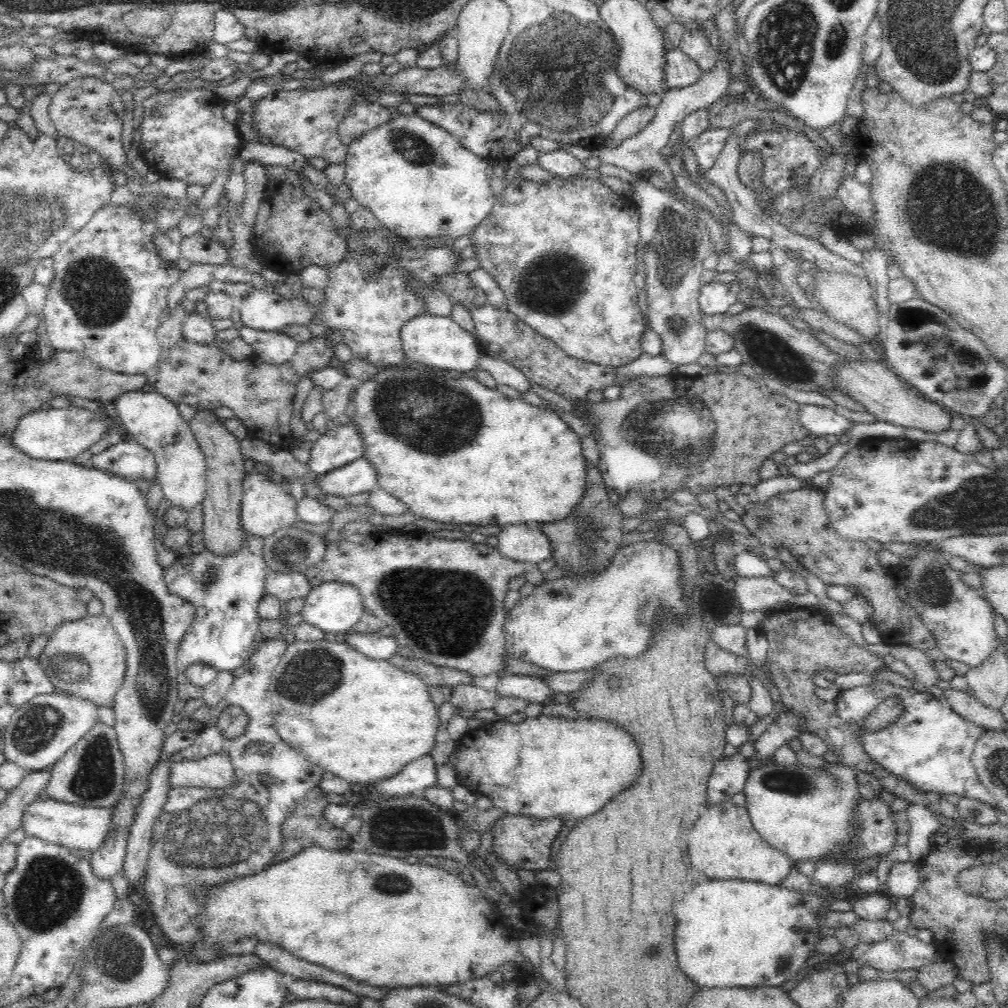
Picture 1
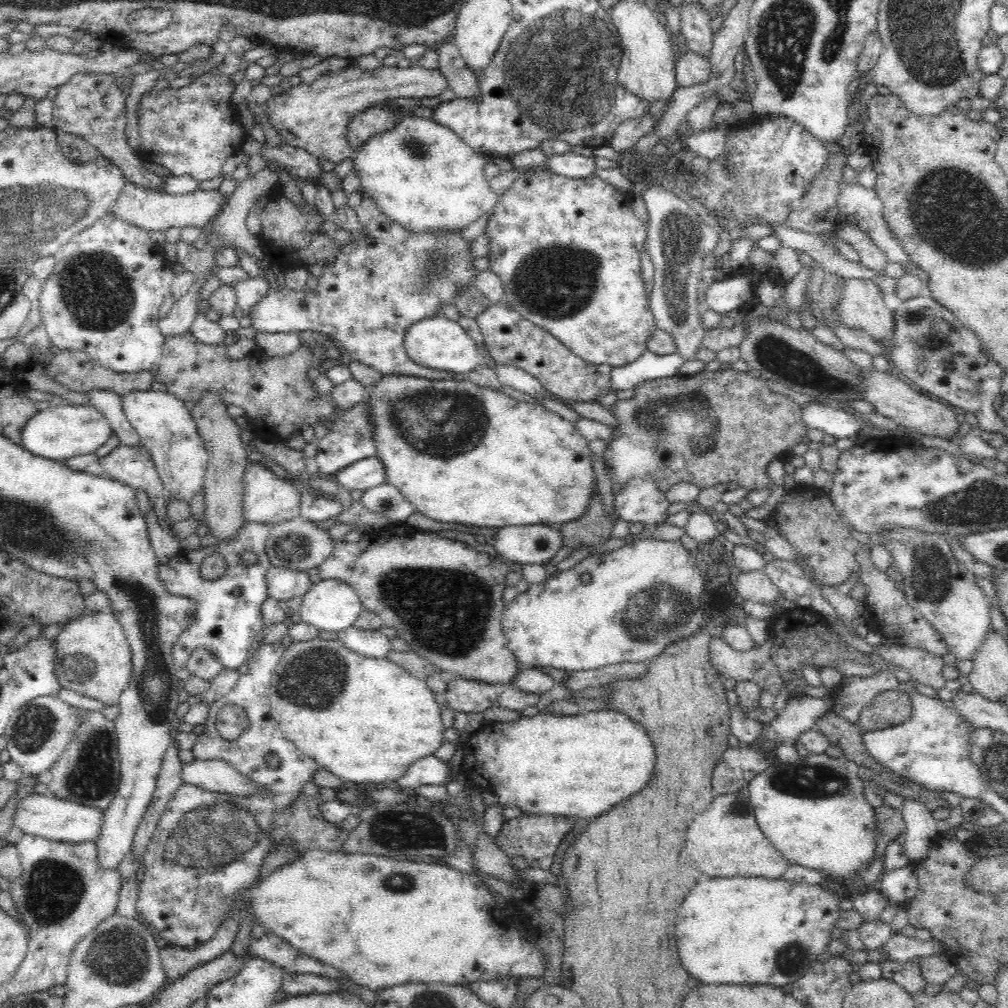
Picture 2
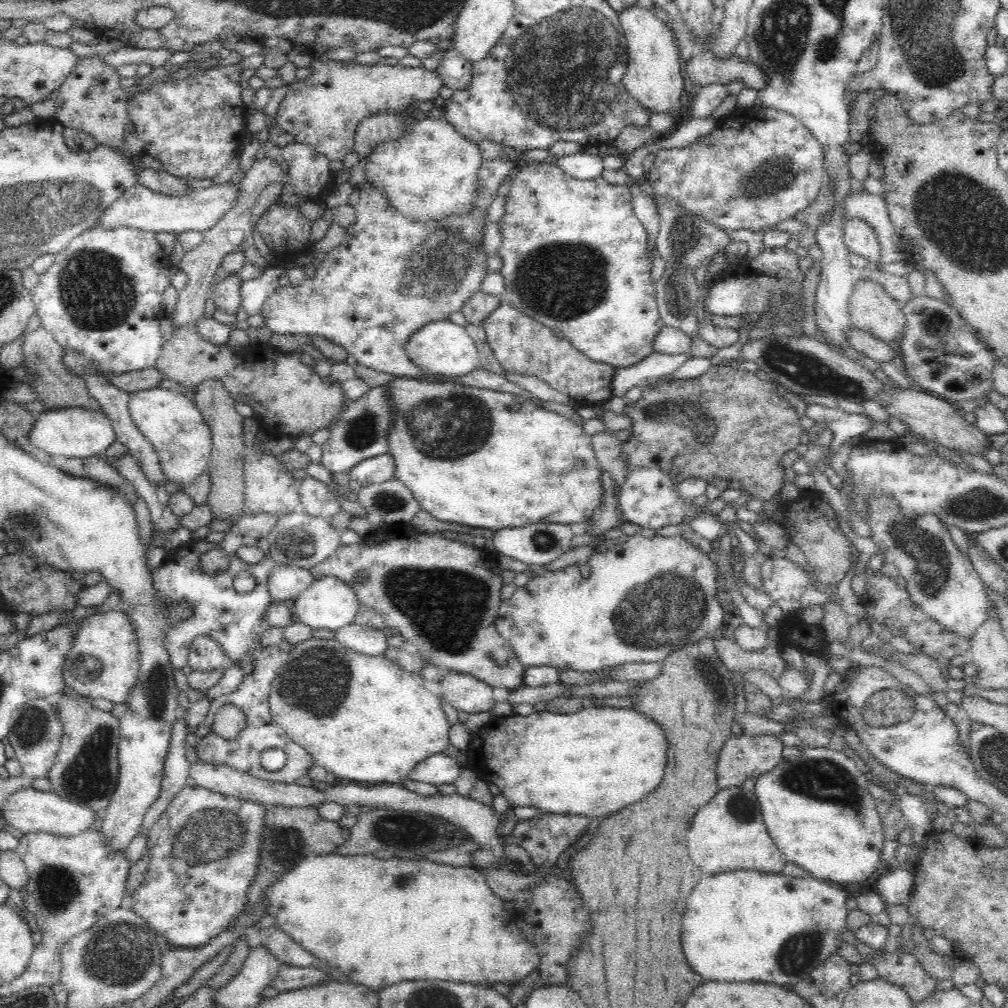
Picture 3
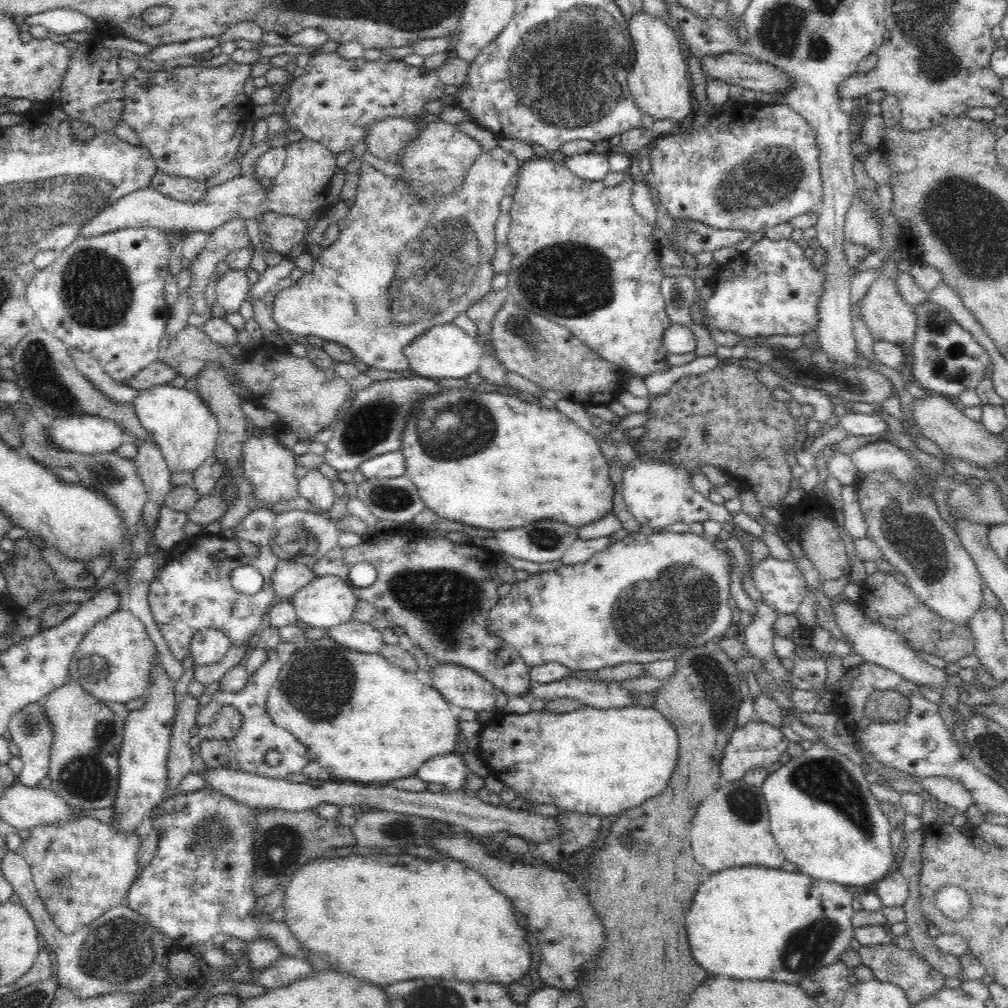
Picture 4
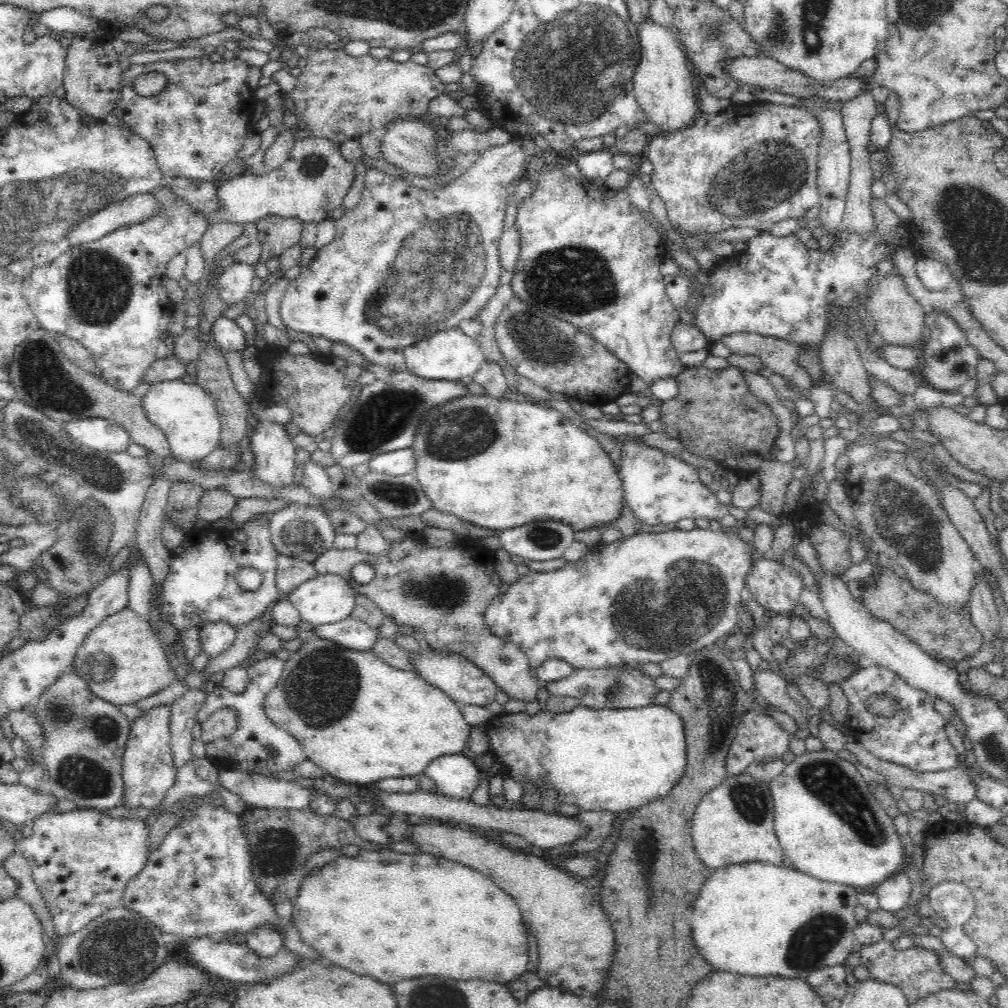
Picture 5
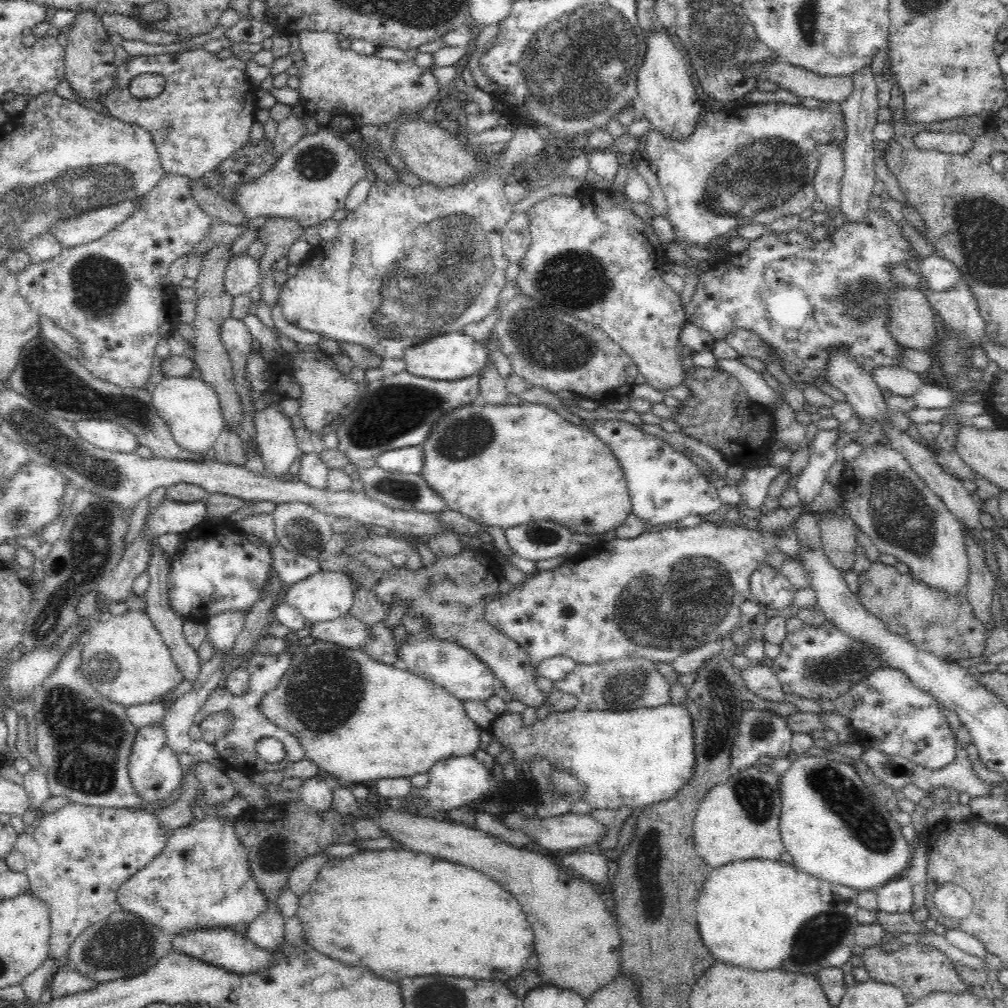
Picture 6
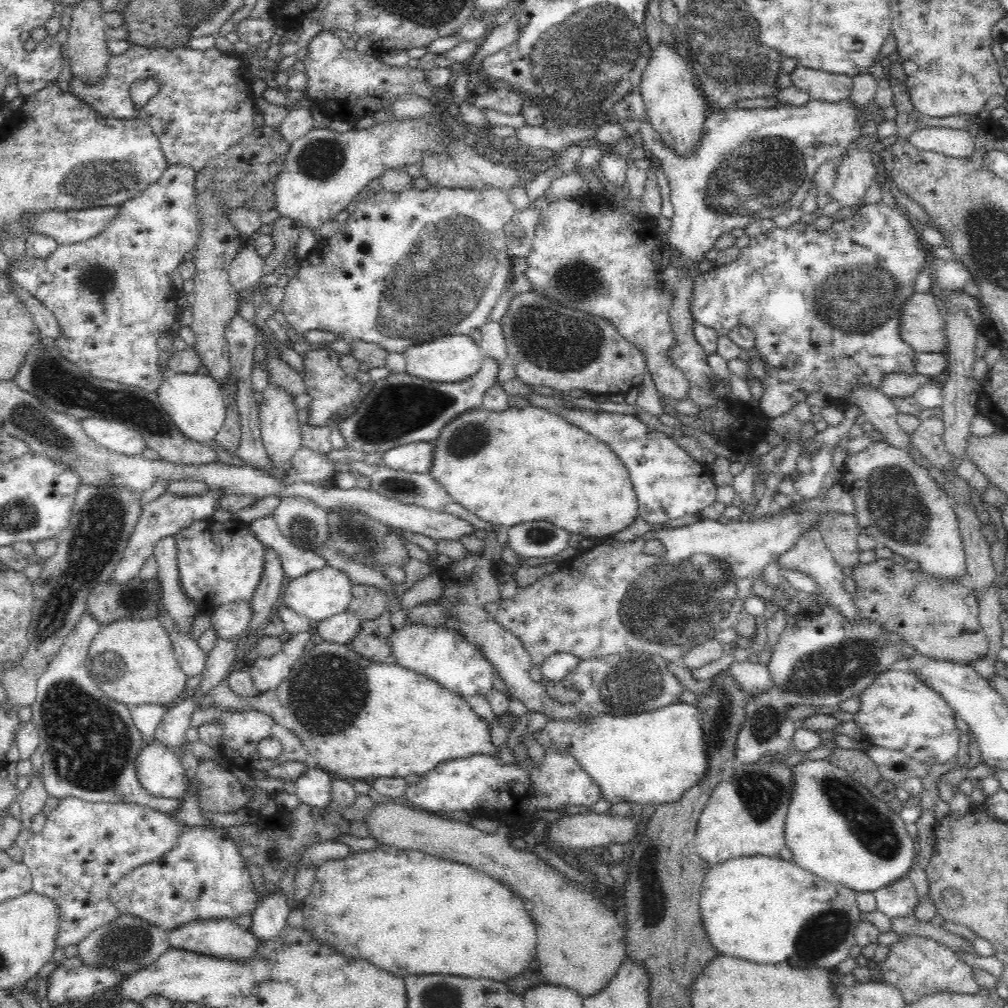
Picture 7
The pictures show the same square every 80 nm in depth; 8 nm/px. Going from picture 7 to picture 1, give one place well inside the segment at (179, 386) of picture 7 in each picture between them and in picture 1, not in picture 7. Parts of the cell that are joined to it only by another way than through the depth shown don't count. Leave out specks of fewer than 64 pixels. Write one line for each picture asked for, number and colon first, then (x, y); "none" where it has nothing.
1: (153, 421)
2: (165, 427)
3: (169, 419)
4: (182, 427)
5: (186, 414)
6: (190, 407)

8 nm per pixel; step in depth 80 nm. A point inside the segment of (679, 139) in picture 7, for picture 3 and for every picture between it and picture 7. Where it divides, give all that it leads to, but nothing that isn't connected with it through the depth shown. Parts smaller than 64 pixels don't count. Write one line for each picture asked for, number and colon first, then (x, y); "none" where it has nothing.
3: (653, 76)
4: (659, 81)
5: (662, 82)
6: (664, 82)

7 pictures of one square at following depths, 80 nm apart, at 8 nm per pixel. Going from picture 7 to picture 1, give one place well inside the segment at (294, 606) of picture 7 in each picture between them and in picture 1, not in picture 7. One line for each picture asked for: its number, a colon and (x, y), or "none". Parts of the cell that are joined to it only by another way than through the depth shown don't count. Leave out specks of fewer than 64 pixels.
1: (335, 607)
2: (330, 605)
3: (330, 604)
4: (327, 602)
5: (325, 599)
6: (324, 596)

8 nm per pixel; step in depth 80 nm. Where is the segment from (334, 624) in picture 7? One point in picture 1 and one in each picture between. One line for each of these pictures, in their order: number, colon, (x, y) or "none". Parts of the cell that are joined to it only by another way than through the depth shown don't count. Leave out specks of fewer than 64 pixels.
1: (377, 647)
2: (372, 643)
3: (366, 640)
4: (357, 636)
5: (353, 634)
6: (349, 632)

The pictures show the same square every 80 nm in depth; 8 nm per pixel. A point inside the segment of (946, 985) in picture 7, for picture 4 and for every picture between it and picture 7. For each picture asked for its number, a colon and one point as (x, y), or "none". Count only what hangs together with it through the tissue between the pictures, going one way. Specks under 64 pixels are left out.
4: (905, 968)
5: (916, 971)
6: (916, 969)

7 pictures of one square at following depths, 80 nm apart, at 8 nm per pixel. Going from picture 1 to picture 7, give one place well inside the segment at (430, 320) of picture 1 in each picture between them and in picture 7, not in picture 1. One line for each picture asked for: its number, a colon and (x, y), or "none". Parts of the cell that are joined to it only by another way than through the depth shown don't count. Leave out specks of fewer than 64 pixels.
2: (437, 342)
3: (443, 347)
4: (443, 351)
5: (449, 354)
6: (451, 356)
7: (451, 358)

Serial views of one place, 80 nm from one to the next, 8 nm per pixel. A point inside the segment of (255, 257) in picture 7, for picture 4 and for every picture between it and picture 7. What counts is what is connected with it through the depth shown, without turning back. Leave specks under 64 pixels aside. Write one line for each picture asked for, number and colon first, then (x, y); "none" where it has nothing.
4: (230, 289)
5: (233, 284)
6: (242, 273)

